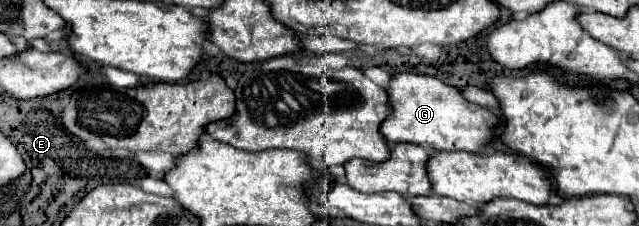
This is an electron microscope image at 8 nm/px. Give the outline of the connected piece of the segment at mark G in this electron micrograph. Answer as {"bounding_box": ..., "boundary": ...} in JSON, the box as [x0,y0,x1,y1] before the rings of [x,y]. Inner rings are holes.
{"bounding_box":[380,71,500,151],"boundary":[[[396,71],[390,75],[390,85],[388,85],[386,93],[388,93],[388,105],[390,105],[392,113],[390,113],[390,117],[386,117],[380,123],[380,133],[384,135],[384,139],[388,143],[402,143],[404,141],[404,143],[424,145],[424,147],[430,147],[436,151],[454,151],[454,149],[478,151],[482,145],[486,145],[490,141],[490,137],[494,135],[492,129],[500,121],[498,115],[494,115],[490,109],[484,109],[480,105],[466,101],[456,87],[442,83],[440,79],[436,79],[432,75]]]}

